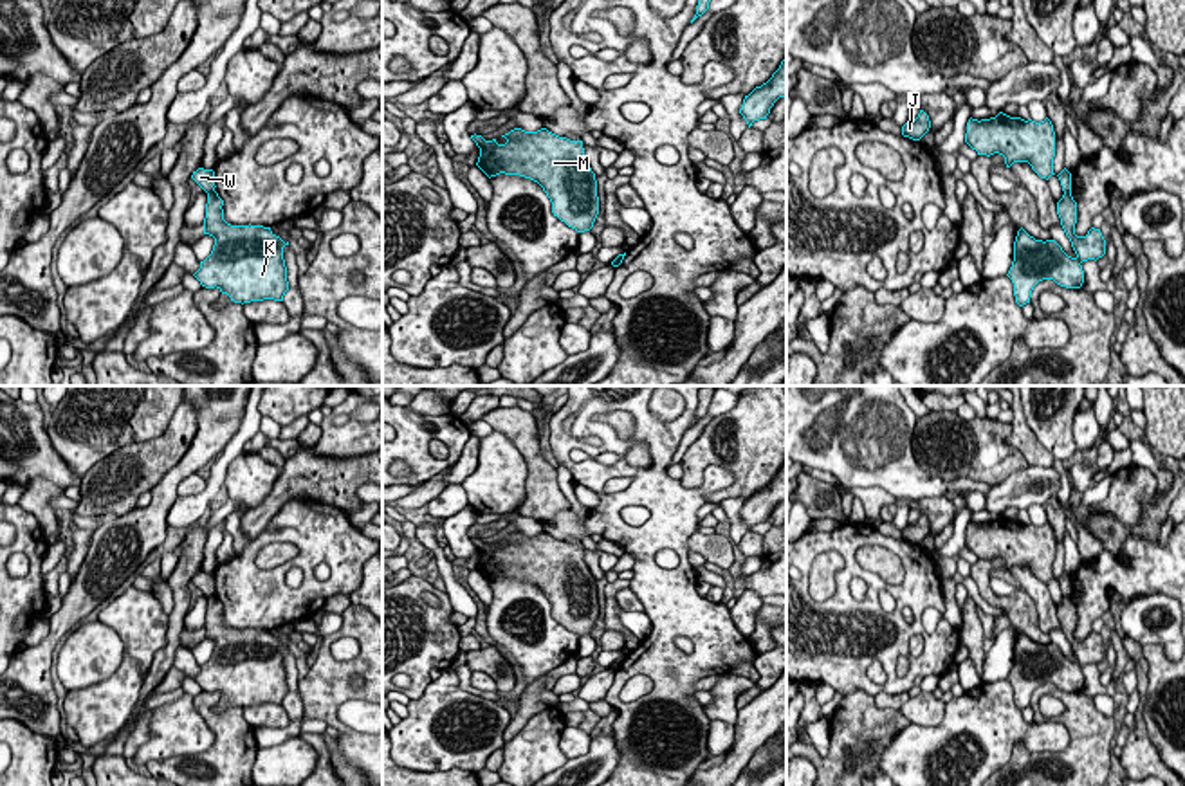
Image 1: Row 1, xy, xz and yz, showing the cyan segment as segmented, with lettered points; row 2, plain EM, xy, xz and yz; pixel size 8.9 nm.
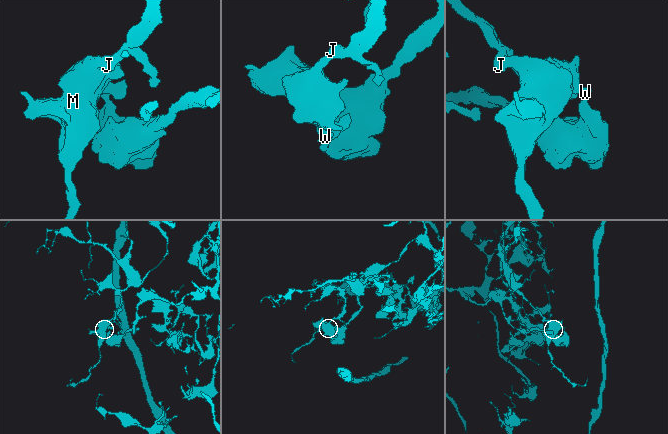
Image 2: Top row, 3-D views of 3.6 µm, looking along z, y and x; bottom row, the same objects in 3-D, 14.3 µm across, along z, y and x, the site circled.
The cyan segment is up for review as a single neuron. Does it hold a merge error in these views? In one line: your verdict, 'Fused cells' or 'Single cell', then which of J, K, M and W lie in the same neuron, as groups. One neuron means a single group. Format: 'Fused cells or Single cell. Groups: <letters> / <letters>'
Fused cells. Groups: J M W / K

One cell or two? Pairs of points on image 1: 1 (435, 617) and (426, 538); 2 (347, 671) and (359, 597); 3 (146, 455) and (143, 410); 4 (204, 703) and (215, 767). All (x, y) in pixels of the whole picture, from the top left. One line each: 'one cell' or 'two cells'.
1: two cells
2: two cells
3: two cells
4: one cell

